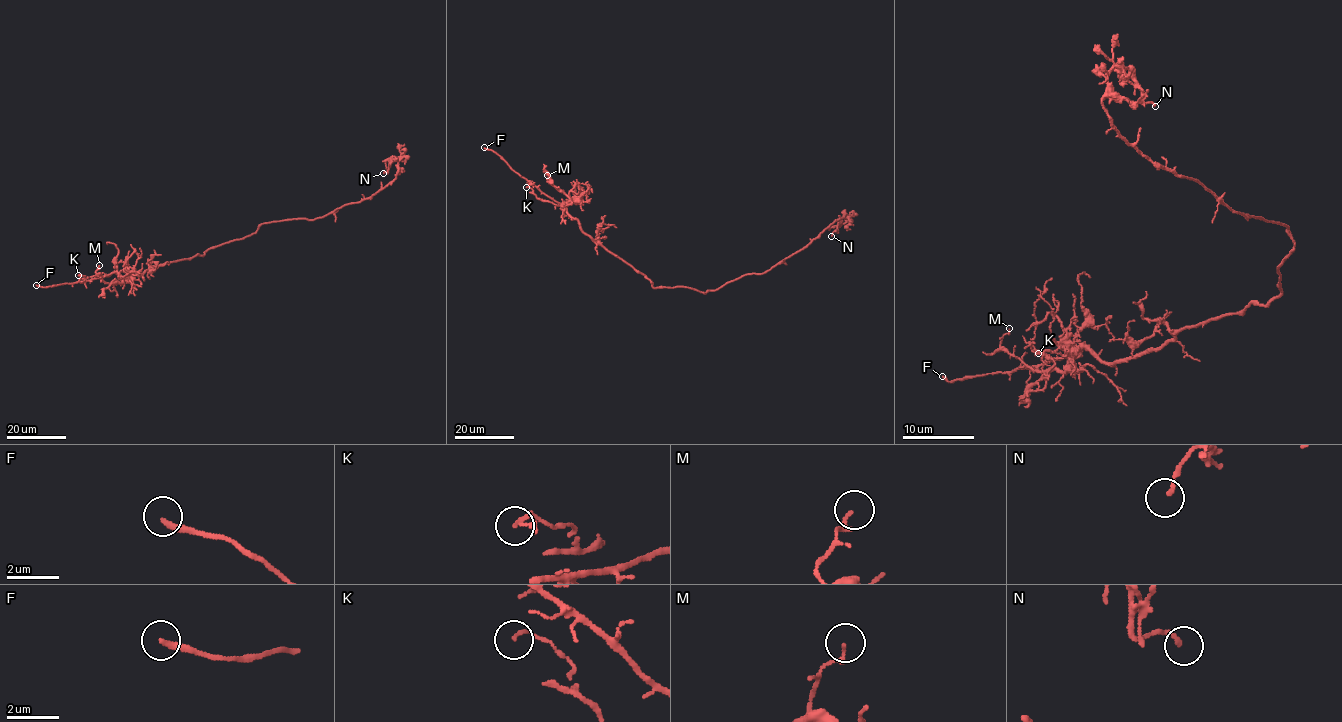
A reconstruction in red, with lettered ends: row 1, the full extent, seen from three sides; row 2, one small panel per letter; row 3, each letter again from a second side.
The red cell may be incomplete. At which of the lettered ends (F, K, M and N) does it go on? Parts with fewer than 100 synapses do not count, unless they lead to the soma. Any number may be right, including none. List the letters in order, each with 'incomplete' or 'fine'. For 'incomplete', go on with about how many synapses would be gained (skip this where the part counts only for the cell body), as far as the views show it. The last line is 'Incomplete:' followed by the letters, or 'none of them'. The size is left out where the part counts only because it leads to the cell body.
F: incomplete
K: fine
M: fine
N: fine
Incomplete: F

